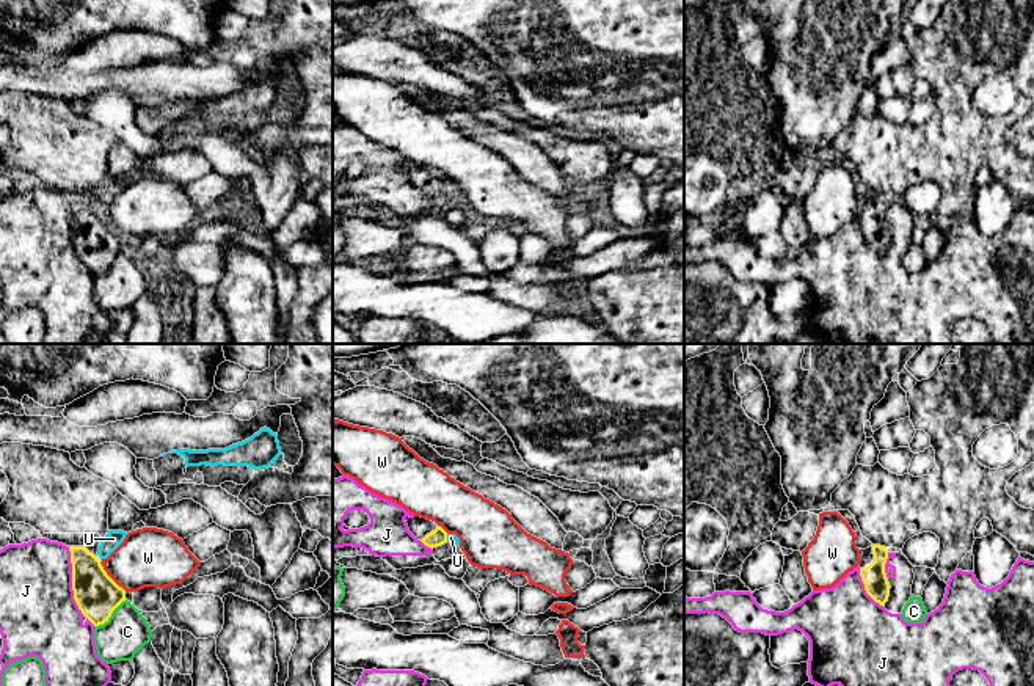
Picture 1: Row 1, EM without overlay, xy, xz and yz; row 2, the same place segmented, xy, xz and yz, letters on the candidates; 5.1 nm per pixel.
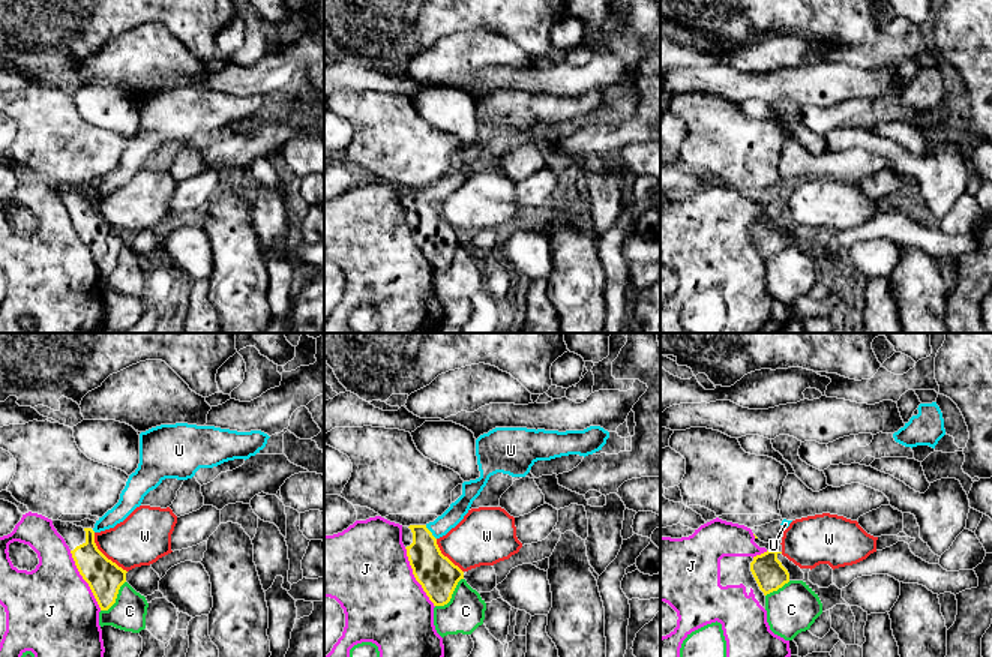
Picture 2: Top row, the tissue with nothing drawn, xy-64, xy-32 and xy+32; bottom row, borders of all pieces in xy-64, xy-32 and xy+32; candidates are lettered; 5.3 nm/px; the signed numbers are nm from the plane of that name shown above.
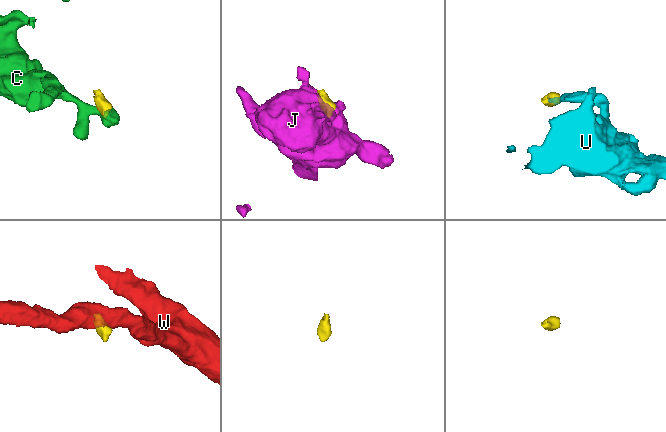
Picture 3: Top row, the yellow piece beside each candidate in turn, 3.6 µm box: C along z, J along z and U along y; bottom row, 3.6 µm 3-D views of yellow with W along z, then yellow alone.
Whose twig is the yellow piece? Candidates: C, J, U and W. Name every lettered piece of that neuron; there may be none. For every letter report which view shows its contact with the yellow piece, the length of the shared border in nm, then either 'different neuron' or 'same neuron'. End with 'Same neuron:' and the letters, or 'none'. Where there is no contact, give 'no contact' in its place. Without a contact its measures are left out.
C: contact in xy; length 220 nm; different neuron
J: contact in xy; length 360 nm; different neuron
U: contact in xz; length 40 nm; same neuron
W: contact in xy; length 200 nm; different neuron
Same neuron: U

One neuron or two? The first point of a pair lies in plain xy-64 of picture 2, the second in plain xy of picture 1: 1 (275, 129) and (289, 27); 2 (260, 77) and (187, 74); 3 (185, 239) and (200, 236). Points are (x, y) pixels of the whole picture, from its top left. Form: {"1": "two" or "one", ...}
{"1": "one", "2": "one", "3": "two"}

